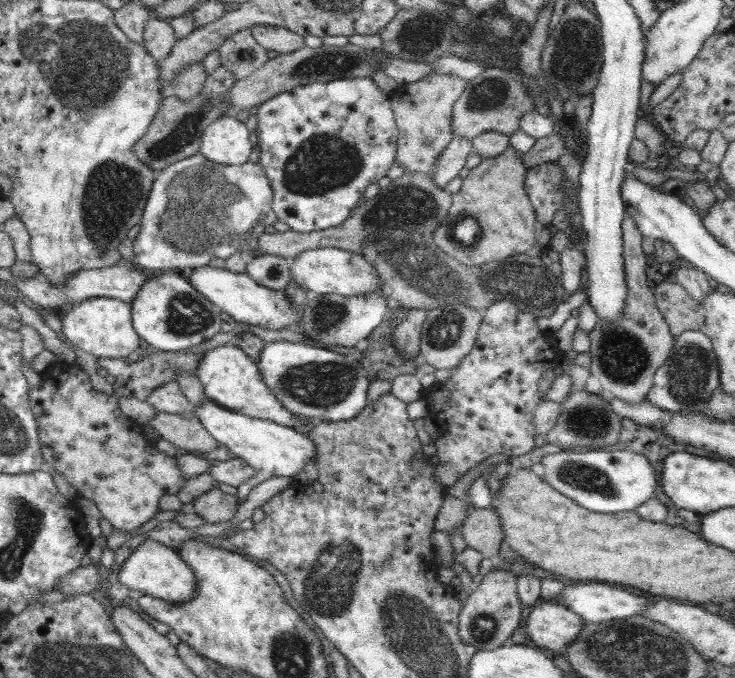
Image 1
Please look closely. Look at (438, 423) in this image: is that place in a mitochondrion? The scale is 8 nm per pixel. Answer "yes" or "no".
no

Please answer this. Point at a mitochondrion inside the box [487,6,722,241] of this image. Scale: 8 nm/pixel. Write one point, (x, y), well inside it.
(574, 57)

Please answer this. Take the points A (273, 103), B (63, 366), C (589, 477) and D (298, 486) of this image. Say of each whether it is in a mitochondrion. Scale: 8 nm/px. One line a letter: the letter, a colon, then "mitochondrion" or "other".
A: other
B: other
C: mitochondrion
D: other

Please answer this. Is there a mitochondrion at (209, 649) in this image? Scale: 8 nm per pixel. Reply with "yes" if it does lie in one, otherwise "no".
no

